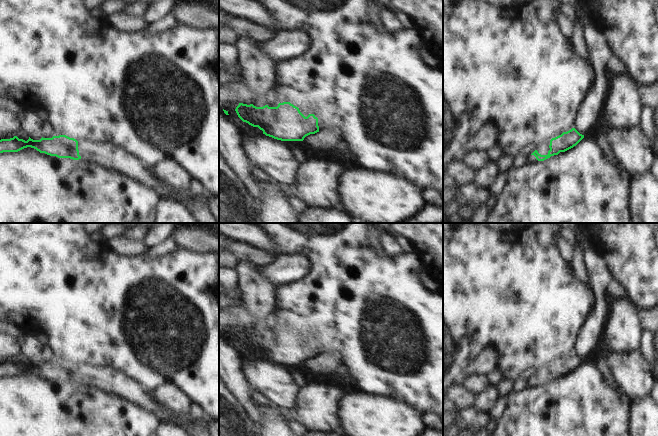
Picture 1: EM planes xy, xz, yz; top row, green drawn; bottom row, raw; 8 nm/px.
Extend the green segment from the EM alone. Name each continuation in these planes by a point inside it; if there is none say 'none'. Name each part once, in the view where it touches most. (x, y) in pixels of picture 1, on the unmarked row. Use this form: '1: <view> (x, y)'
1: yz (544, 372)

